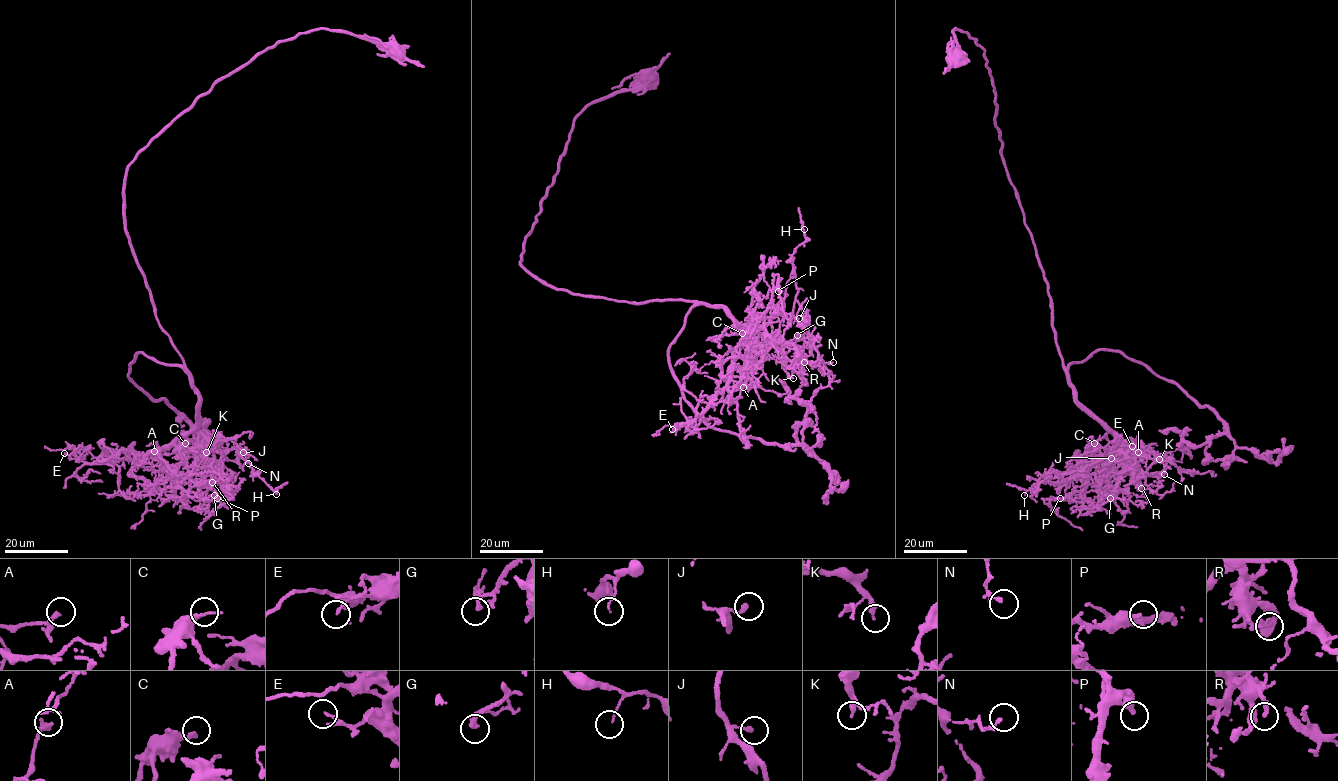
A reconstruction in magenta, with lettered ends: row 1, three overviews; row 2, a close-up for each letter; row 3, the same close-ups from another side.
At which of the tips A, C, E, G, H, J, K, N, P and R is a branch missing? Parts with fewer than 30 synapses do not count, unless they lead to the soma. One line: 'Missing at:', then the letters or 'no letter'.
Missing at: P

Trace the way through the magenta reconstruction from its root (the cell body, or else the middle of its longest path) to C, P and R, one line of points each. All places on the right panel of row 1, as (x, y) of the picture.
C: (957, 58), (956, 28), (984, 51), (1002, 159), (1047, 284), (1067, 382), (1122, 443), (1075, 476), (1094, 443)
P: (957, 58), (956, 28), (984, 51), (1067, 382), (1122, 443), (1060, 498)
R: (957, 58), (956, 28), (984, 51), (1002, 159), (1047, 284), (1067, 382), (1074, 399), (1116, 433), (1141, 488)

